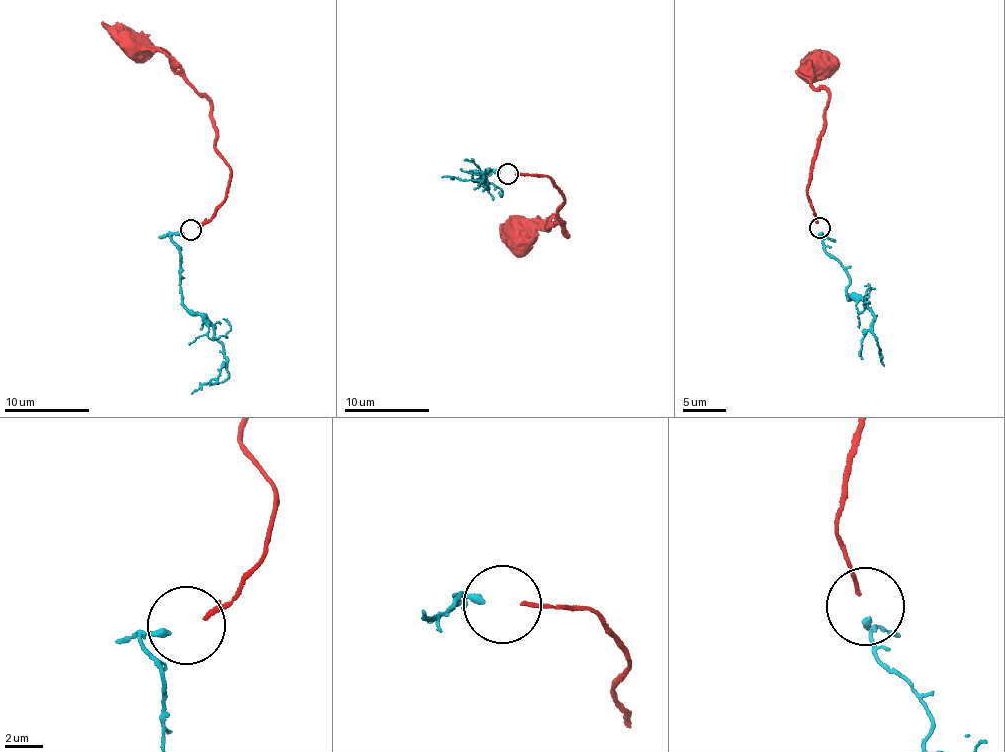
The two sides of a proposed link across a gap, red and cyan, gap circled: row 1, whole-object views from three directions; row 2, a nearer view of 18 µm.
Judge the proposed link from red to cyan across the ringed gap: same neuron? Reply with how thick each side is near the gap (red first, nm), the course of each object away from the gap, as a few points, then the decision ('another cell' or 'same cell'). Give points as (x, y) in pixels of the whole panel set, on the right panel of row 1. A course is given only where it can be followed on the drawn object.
240 nm thick on the red side, 360 nm on the other; red runs (817, 222), (807, 192), (829, 92), (811, 85), (806, 76), (809, 65), (822, 63), (818, 67), (816, 63); cyan runs (822, 232), (822, 245), (826, 252), (848, 275), (847, 295), (872, 311), (874, 336), (884, 366); same cell

